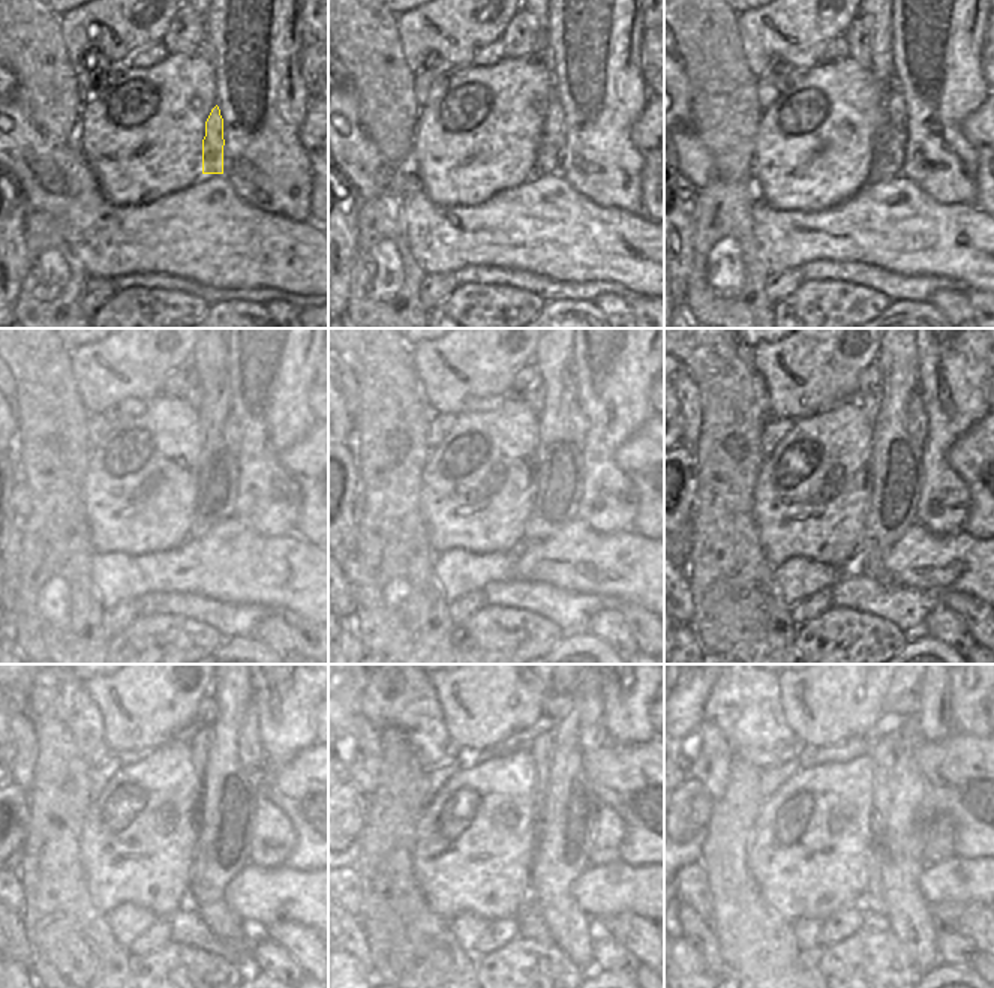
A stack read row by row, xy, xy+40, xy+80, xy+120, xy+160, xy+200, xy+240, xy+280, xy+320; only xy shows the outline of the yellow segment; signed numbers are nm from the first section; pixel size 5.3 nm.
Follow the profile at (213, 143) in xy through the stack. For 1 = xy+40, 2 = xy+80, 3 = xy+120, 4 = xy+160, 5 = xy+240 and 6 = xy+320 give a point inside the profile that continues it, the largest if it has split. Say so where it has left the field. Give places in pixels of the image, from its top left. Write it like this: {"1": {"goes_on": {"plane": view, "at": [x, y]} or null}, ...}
{"1": {"goes_on": {"plane": "xy+40", "at": [553, 129]}}, "2": {"goes_on": {"plane": "xy+80", "at": [895, 108]}}, "3": {"goes_on": {"plane": "xy+120", "at": [231, 432]}}, "4": {"goes_on": {"plane": "xy+160", "at": [579, 426]}}, "5": {"goes_on": {"plane": "xy+240", "at": [249, 744]}}, "6": {"goes_on": {"plane": "xy+320", "at": [934, 718]}}}

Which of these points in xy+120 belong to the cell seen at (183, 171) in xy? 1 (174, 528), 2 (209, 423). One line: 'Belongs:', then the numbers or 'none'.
Belongs: 1

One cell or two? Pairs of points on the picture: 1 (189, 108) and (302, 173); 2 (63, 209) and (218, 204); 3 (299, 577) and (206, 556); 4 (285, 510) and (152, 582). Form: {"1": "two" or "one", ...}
{"1": "two", "2": "one", "3": "one", "4": "two"}

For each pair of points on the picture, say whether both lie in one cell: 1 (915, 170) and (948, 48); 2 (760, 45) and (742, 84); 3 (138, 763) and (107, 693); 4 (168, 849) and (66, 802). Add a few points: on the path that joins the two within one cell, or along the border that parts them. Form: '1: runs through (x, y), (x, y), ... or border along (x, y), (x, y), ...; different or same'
1: runs through (930, 140), (945, 78); same
2: border along (739, 33), (747, 66), (757, 77); different
3: border along (167, 742), (149, 751), (113, 753); different
4: border along (95, 795), (83, 820), (78, 846); different

